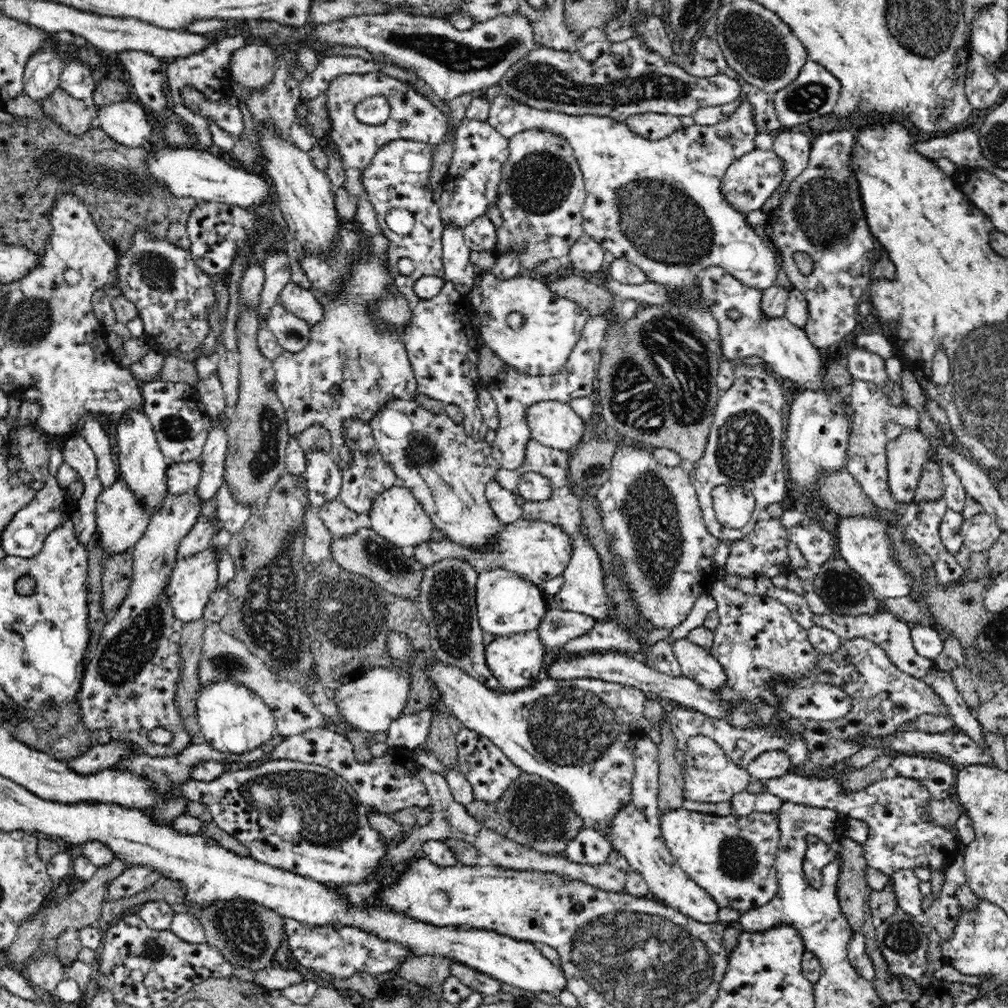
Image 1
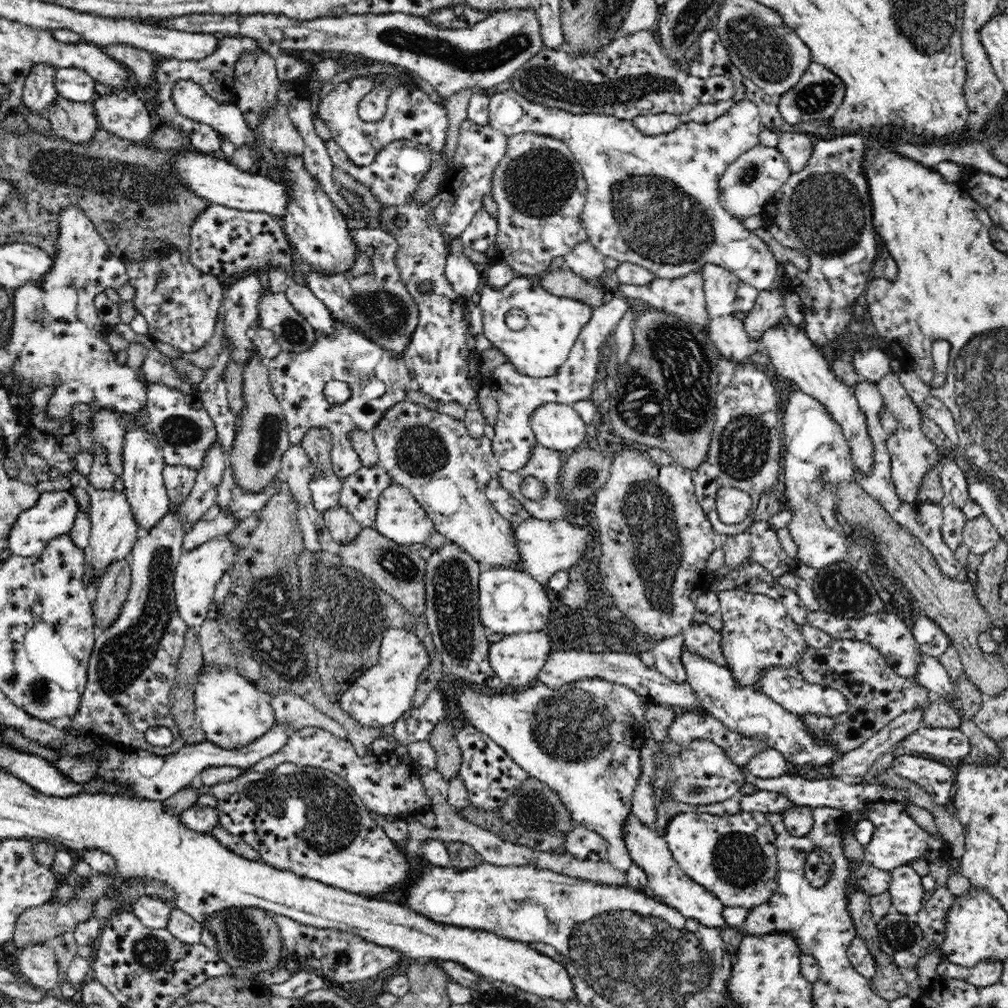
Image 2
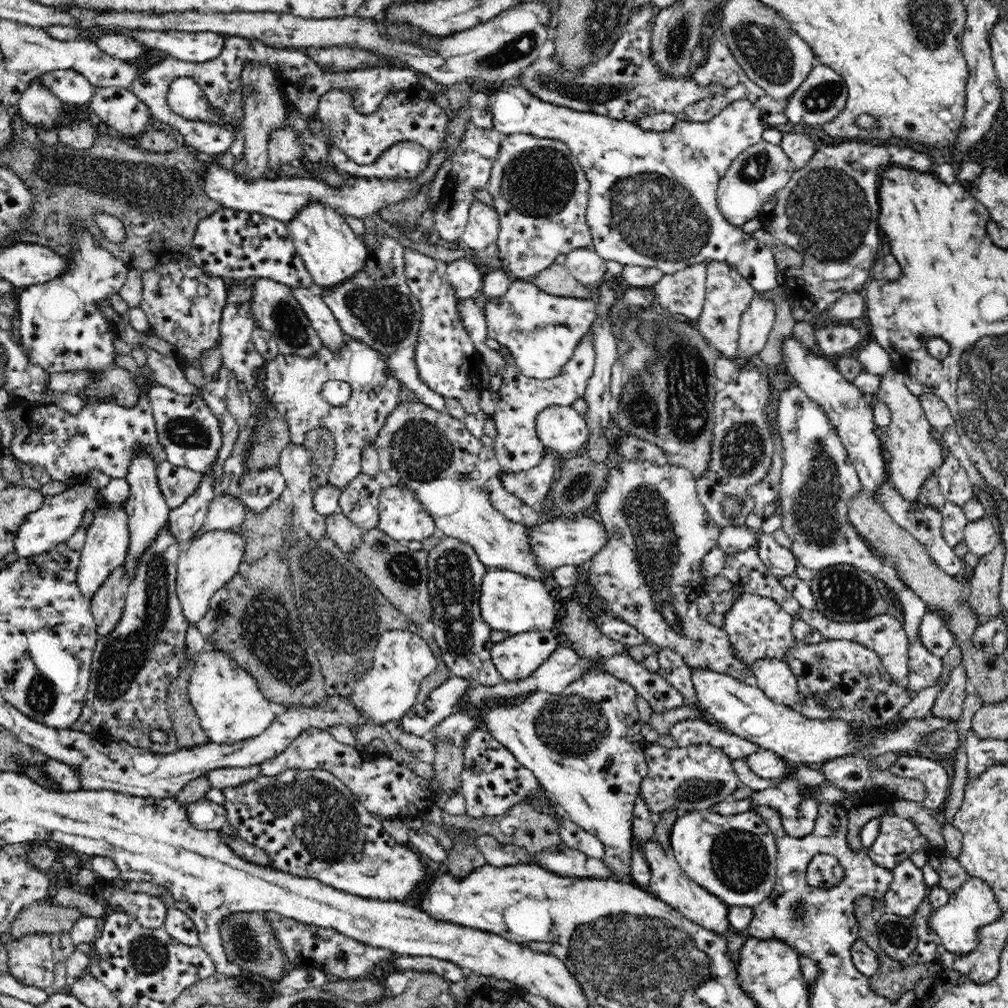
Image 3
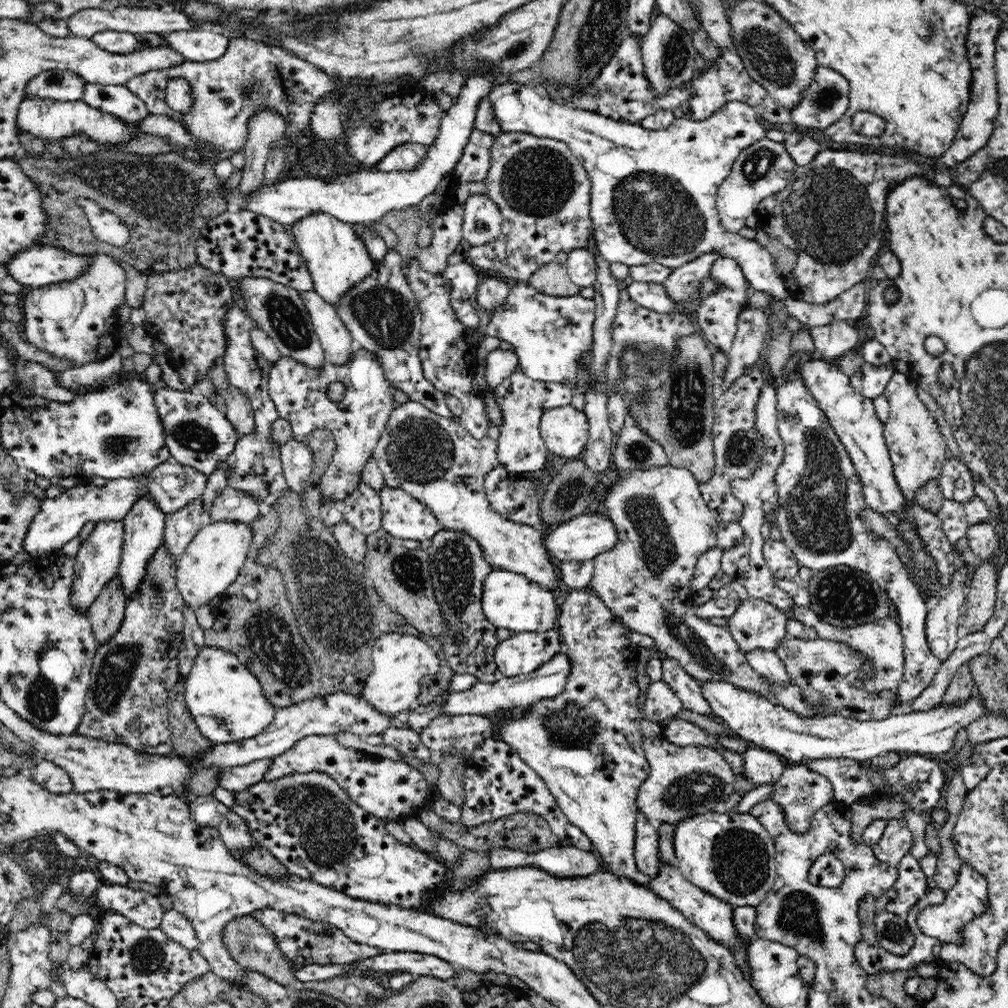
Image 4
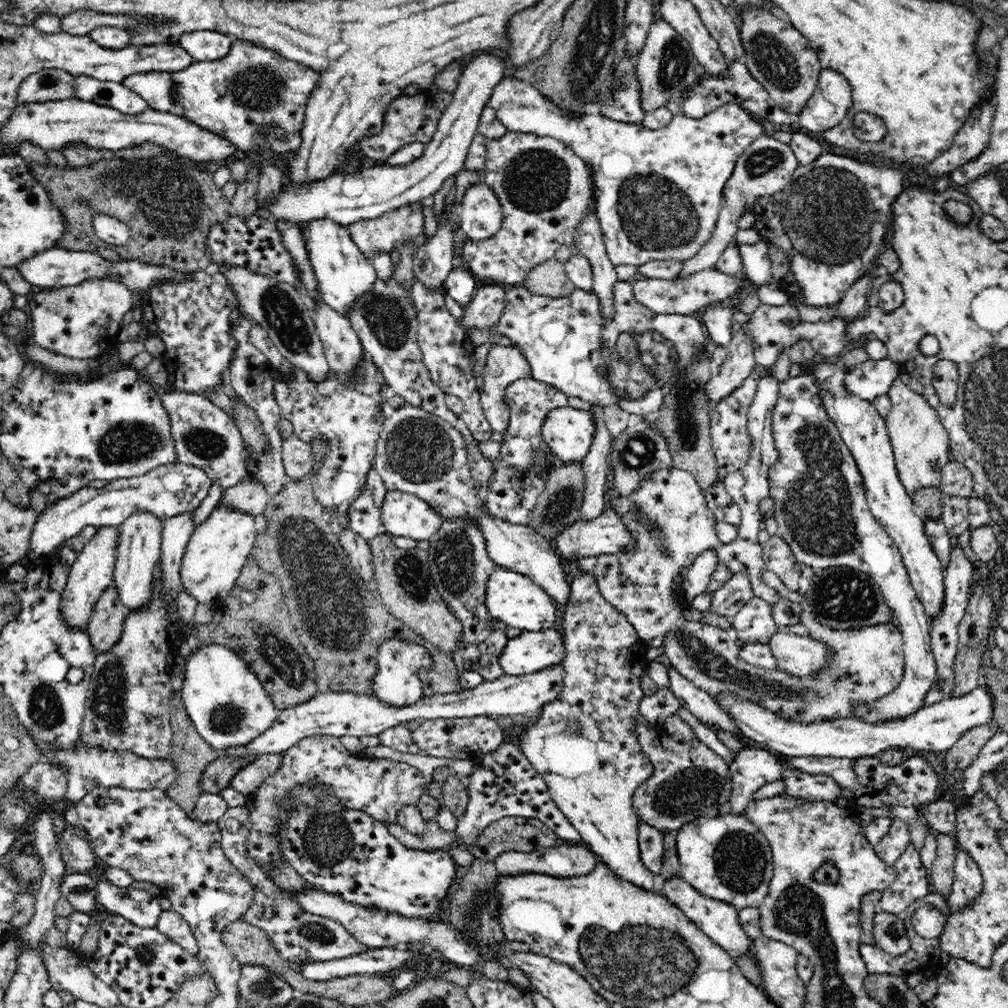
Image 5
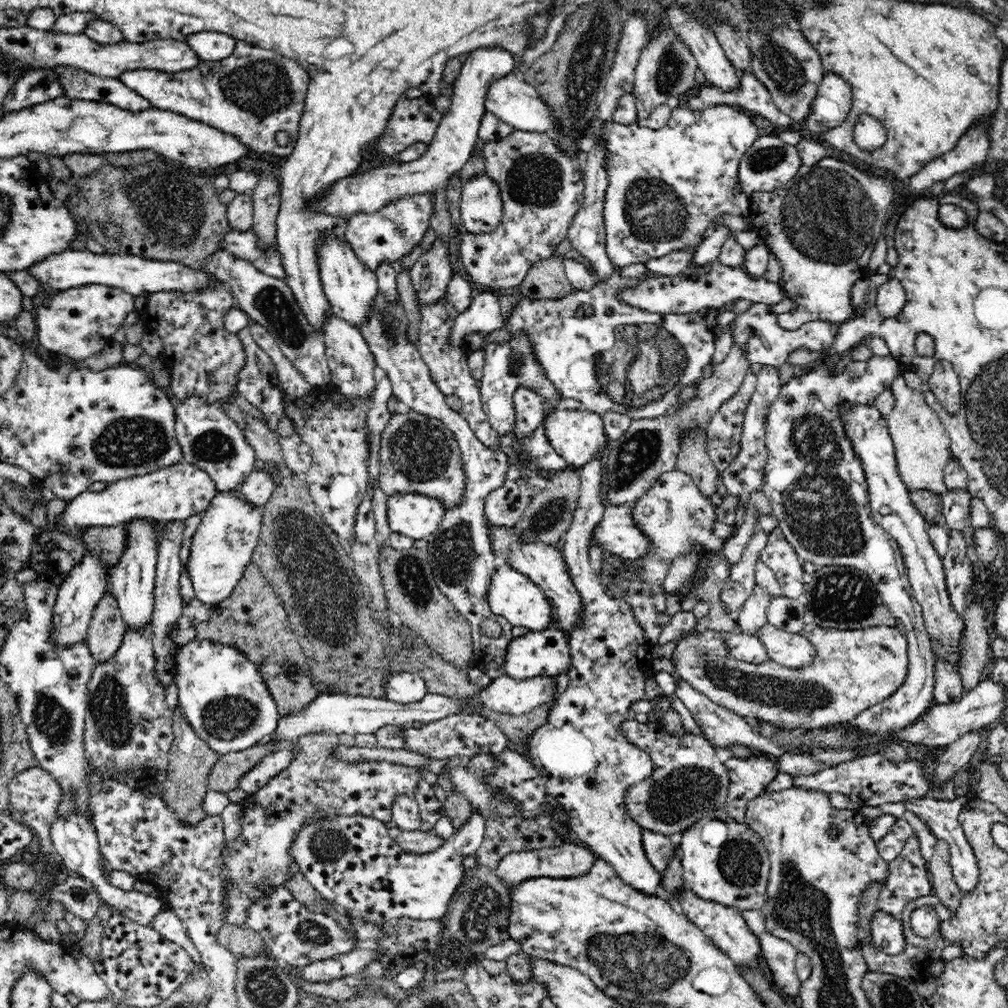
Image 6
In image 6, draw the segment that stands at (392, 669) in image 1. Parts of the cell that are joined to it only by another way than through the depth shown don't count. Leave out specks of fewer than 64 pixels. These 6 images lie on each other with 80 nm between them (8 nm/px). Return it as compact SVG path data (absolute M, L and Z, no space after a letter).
M400 670L387 674L383 680L384 698L400 704L421 701L427 692L427 683L419 675Z

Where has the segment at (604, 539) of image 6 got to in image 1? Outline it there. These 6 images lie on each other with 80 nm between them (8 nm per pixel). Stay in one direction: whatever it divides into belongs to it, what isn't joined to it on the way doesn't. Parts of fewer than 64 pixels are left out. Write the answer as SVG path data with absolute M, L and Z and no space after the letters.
M524 518L505 524L504 530L498 536L498 544L494 547L492 551L478 555L478 553L474 553L474 551L470 551L465 546L460 546L444 536L440 542L426 541L411 548L410 551L425 569L430 563L459 556L462 560L470 562L478 573L481 573L482 570L488 570L488 568L491 571L503 568L504 570L515 571L516 574L522 575L539 586L555 576L563 574L575 552L574 539L570 537L570 533L560 523L554 524Z

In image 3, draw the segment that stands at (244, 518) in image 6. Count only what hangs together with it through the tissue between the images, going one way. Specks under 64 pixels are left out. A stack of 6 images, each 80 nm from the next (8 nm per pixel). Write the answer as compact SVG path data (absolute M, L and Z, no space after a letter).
M232 527L204 531L182 549L177 564L177 594L183 605L184 618L189 624L196 625L204 614L215 612L211 598L239 571L246 549L244 535Z

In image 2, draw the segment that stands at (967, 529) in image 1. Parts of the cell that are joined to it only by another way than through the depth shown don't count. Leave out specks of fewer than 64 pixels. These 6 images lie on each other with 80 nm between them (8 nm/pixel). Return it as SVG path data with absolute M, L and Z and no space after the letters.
M986 515L966 521L963 542L970 549L970 553L984 555L992 550L1000 539L1000 533Z

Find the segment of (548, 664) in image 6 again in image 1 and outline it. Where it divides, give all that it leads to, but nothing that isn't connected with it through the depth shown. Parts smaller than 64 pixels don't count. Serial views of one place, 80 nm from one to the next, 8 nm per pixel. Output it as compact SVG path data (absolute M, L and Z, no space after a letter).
M537 629L496 637L487 645L486 659L488 668L498 679L504 689L521 690L530 687L538 676L543 674L546 667L546 645Z

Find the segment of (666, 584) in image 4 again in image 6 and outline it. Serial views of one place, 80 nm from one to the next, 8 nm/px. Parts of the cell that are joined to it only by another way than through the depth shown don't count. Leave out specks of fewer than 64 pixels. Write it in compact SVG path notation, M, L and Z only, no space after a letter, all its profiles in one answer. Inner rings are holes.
M680 470L662 473L659 480L647 490L638 502L630 504L634 510L634 519L642 527L643 533L651 539L652 552L647 557L632 561L624 561L618 556L603 558L601 573L598 573L604 590L614 598L624 599L634 607L635 618L643 627L644 634L653 643L660 636L661 630L671 621L673 616L666 614L666 595L662 582L668 574L668 566L677 556L693 550L694 546L702 546L704 551L718 552L724 541L713 534L714 522L717 521L712 503L700 493L698 485L692 477ZM619 570L619 577L612 579L612 572ZM807 620L803 630L816 648L808 666L782 666L772 659L762 663L741 662L730 656L723 633L712 629L702 629L697 635L688 631L678 634L670 659L683 681L716 704L741 717L784 729L817 729L847 723L863 710L890 697L907 677L907 635L901 627L880 625L858 630L834 630Z

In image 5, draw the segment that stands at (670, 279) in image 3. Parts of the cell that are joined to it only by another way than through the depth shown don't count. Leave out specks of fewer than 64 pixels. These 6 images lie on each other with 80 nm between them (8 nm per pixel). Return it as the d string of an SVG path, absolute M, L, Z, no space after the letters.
M762 135L748 146L736 161L735 170L724 188L722 208L712 236L698 250L696 256L692 256L692 258L683 262L684 266L682 266L682 270L680 270L677 278L688 279L695 272L715 269L720 255L724 252L726 246L734 240L735 234L739 230L738 218L746 213L746 207L752 209L752 204L762 196L771 196L776 192L780 192L784 186L790 184L797 166L797 158L790 146L776 140L774 137Z

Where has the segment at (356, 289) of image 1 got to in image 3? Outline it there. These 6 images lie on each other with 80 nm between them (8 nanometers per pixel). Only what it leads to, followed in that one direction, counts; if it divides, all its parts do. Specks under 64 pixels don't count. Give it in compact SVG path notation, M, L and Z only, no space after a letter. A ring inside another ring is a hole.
M347 338L347 346L338 354L330 353L324 345L316 354L311 357L300 355L276 355L276 358L264 364L265 380L264 388L266 395L272 405L277 409L277 413L282 414L286 423L289 424L291 442L303 444L305 434L318 427L327 428L333 434L335 440L335 456L333 466L328 474L328 486L336 490L344 490L348 484L359 476L361 469L364 448L374 444L376 437L382 430L388 416L401 403L398 392L403 388L400 381L392 375L392 370L388 369L388 363L384 361L382 354L378 350L368 347L368 344L360 340ZM329 380L341 380L351 386L351 396L343 406L332 406L324 400L322 387Z

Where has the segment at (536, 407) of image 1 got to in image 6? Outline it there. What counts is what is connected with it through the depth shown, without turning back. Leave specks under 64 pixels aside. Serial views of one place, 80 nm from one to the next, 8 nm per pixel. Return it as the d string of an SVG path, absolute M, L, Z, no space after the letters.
M558 408L556 412L548 414L545 418L545 434L552 448L574 468L582 468L598 453L604 454L607 448L607 434L604 422L599 414L588 411L574 411Z

